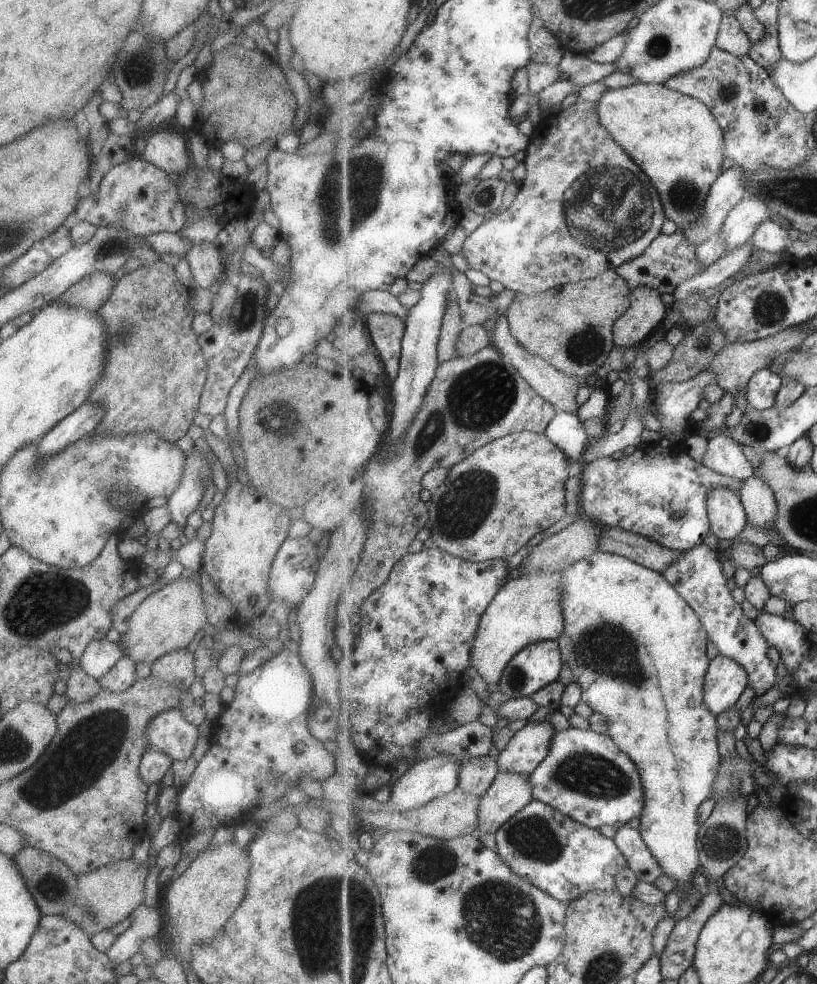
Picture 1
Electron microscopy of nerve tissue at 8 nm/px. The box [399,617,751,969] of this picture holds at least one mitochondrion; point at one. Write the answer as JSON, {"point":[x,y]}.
{"point":[502,919]}

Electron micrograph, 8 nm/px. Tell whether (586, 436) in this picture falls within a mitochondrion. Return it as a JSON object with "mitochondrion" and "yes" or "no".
{"mitochondrion":"no"}

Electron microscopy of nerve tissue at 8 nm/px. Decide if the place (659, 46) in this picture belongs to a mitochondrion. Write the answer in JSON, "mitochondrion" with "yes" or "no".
{"mitochondrion":"yes"}

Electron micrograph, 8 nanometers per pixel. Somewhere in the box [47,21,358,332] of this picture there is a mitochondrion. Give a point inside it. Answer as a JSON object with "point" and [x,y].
{"point":[138,70]}

